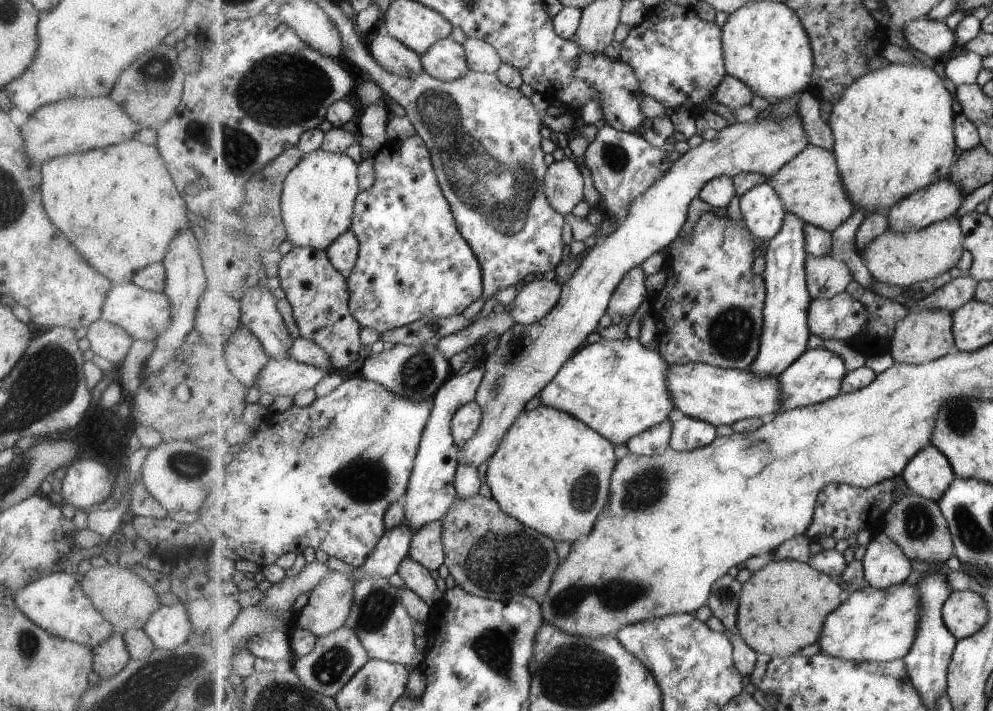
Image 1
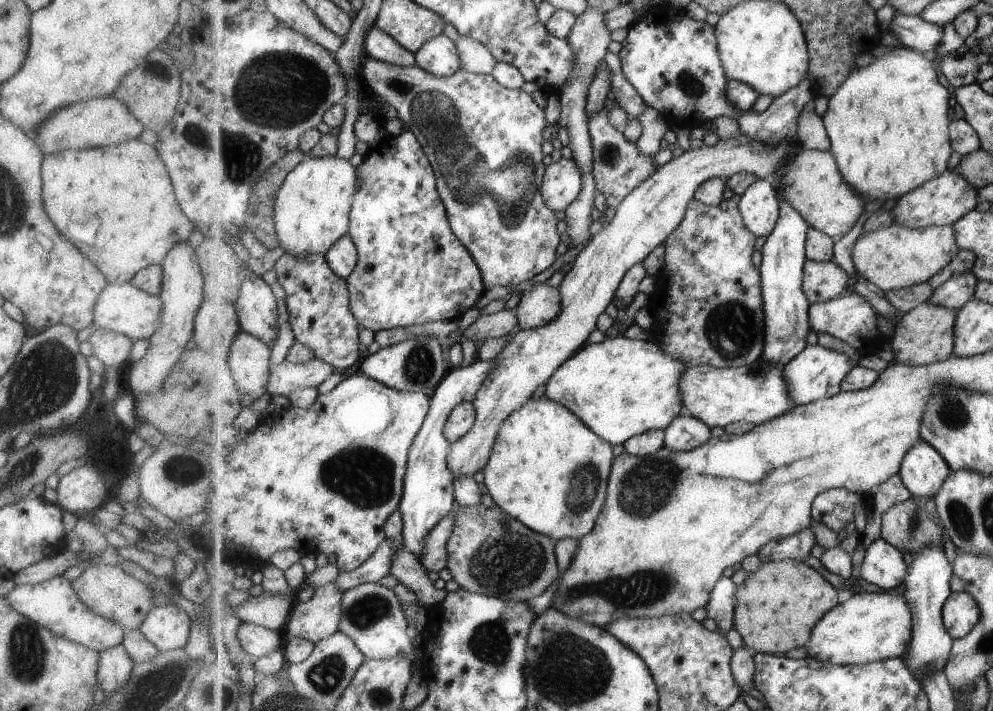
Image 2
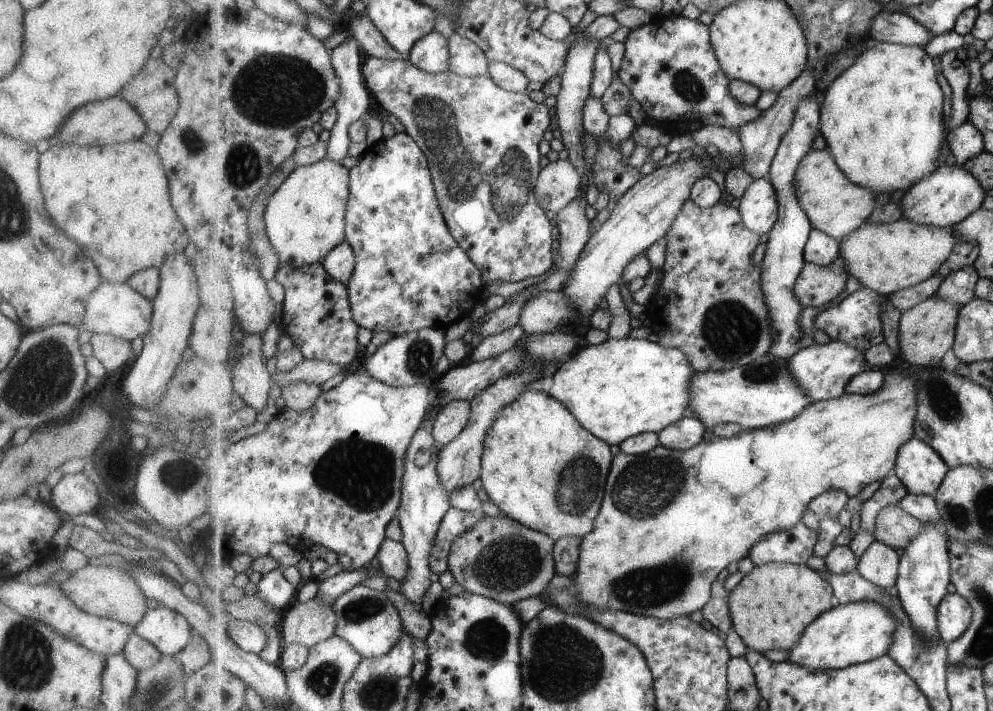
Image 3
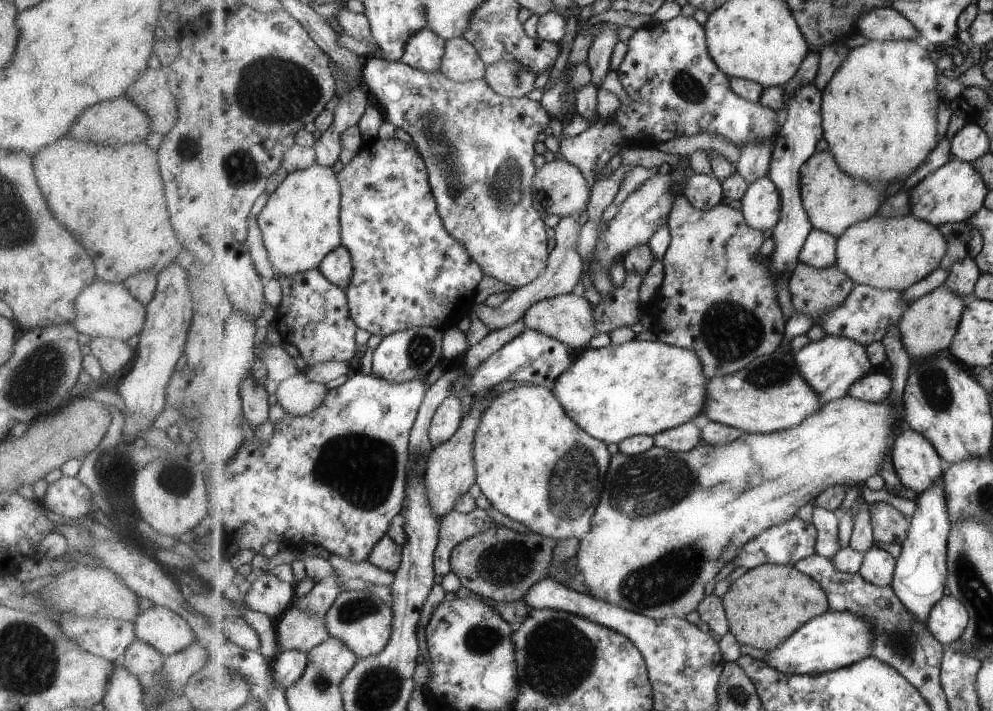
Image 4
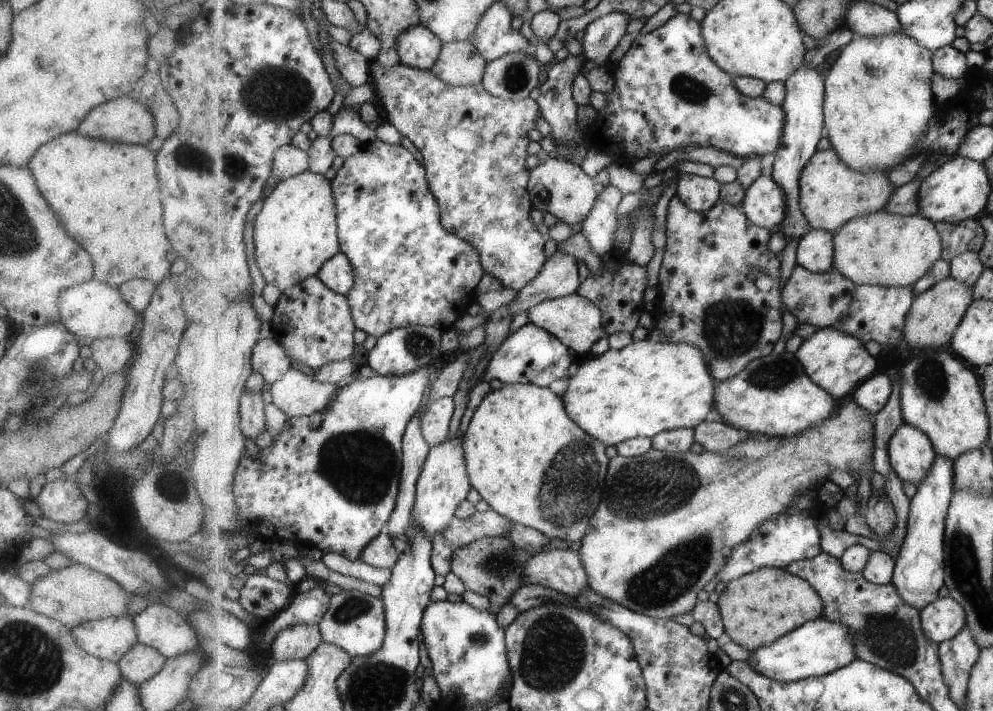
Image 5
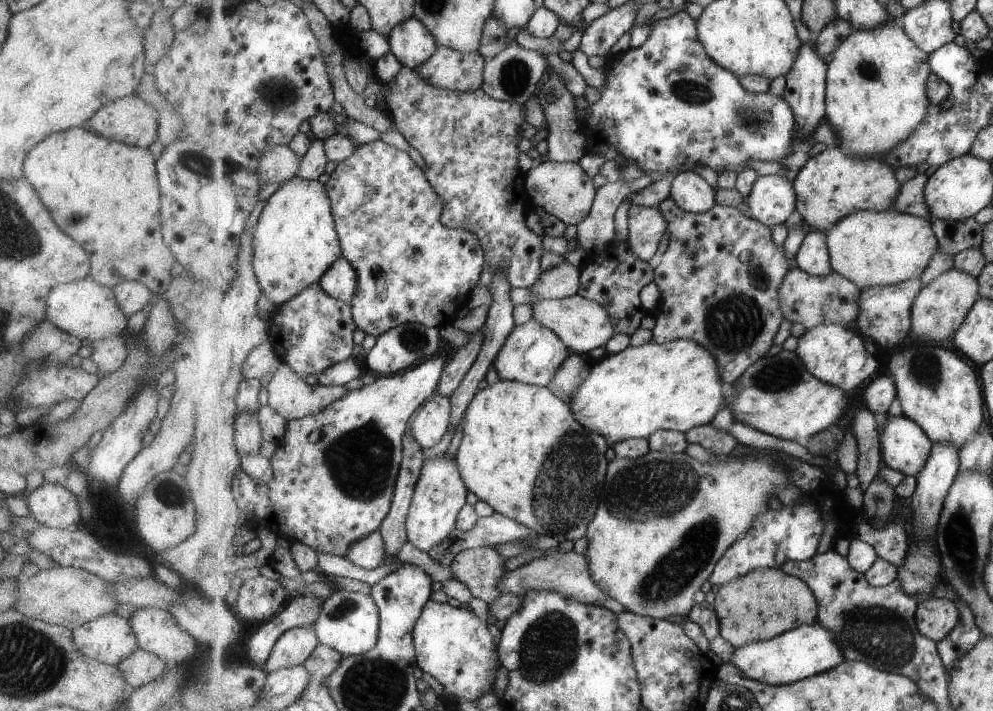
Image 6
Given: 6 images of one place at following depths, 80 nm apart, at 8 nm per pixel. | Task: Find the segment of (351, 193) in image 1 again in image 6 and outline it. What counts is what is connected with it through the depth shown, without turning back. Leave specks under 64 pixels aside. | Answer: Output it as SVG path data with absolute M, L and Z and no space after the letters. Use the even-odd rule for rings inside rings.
M294 177L283 183L255 217L253 265L263 294L273 303L272 314L311 284L317 284L344 255L331 198L319 180Z

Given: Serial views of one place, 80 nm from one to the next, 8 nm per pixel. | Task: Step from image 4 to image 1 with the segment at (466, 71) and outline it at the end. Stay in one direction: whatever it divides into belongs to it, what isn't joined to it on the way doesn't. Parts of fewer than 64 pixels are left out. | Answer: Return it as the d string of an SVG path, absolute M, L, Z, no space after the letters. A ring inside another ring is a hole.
M469 38L464 45L471 70L481 73L497 73L504 64L497 48L485 40Z

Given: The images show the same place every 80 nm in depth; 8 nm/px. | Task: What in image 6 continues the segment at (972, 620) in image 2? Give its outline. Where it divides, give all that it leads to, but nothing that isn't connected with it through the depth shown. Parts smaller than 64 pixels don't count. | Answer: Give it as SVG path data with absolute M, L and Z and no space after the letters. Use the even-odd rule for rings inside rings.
M929 598L919 603L916 613L917 628L923 636L938 644L961 623L958 606L957 601L947 598Z

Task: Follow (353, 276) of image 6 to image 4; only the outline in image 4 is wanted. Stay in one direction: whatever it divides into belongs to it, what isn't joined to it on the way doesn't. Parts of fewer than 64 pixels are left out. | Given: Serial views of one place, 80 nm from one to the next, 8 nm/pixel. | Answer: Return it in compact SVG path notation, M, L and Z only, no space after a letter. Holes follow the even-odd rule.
M342 245L323 260L319 270L329 282L346 290L350 286L354 274L353 258Z

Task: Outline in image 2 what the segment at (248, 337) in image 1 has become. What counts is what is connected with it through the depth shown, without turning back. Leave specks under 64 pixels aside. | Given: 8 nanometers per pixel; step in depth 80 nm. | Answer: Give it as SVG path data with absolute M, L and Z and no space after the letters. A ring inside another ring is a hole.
M241 330L235 336L227 359L237 388L252 400L269 393L267 384L271 374L271 347L249 332Z

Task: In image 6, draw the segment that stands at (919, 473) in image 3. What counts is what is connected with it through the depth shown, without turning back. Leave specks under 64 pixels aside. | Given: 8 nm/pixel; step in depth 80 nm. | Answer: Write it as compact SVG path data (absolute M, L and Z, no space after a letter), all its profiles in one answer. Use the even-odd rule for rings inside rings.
M897 412L880 431L884 465L905 476L917 477L925 468L933 442L915 420Z

